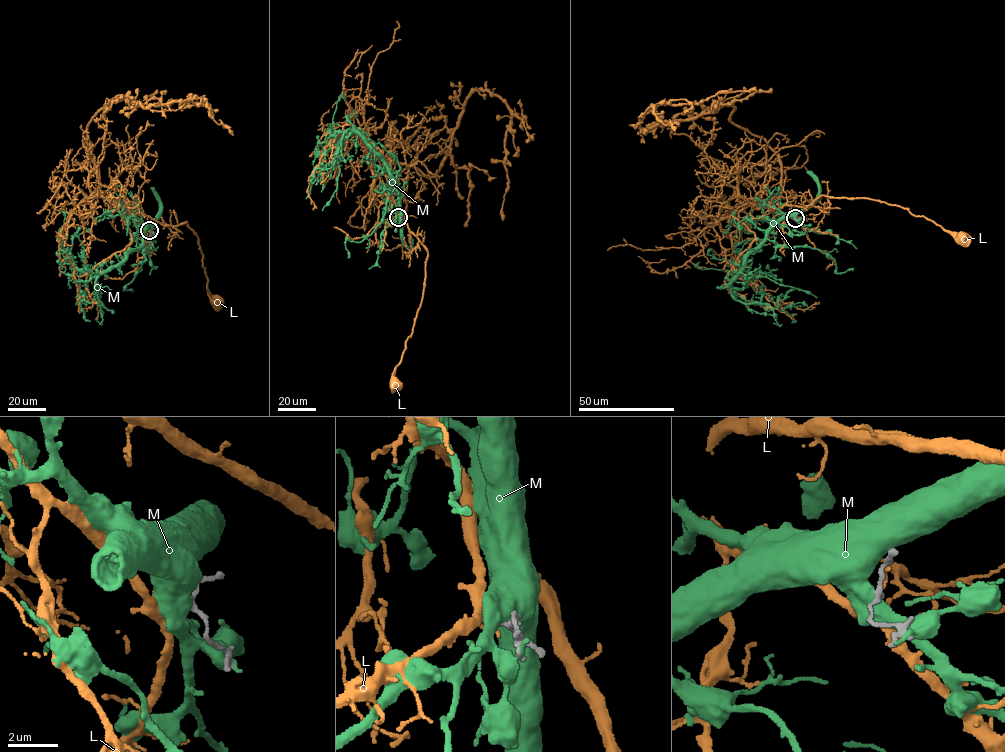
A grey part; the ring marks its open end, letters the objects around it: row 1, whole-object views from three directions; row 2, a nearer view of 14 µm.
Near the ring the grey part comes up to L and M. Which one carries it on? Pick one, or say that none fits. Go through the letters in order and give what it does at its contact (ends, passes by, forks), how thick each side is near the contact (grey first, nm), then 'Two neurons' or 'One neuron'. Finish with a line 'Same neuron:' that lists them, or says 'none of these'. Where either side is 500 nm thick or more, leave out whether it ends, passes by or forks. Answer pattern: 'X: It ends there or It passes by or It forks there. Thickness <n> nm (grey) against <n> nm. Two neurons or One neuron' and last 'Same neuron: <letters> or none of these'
L: It passes by. Thickness 130 nm (grey) against 150 nm. Two neurons
M: Thickness 200 nm (grey) against 550 nm. Two neurons
Same neuron: none of these

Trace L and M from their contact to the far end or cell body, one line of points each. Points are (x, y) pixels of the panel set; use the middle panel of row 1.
L: (398, 217), (394, 202), (408, 229), (427, 251), (427, 259), (420, 308), (395, 368), (397, 384)
M: (399, 217), (392, 176), (381, 157), (354, 132), (332, 144), (329, 131), (328, 136), (342, 139), (335, 147)

